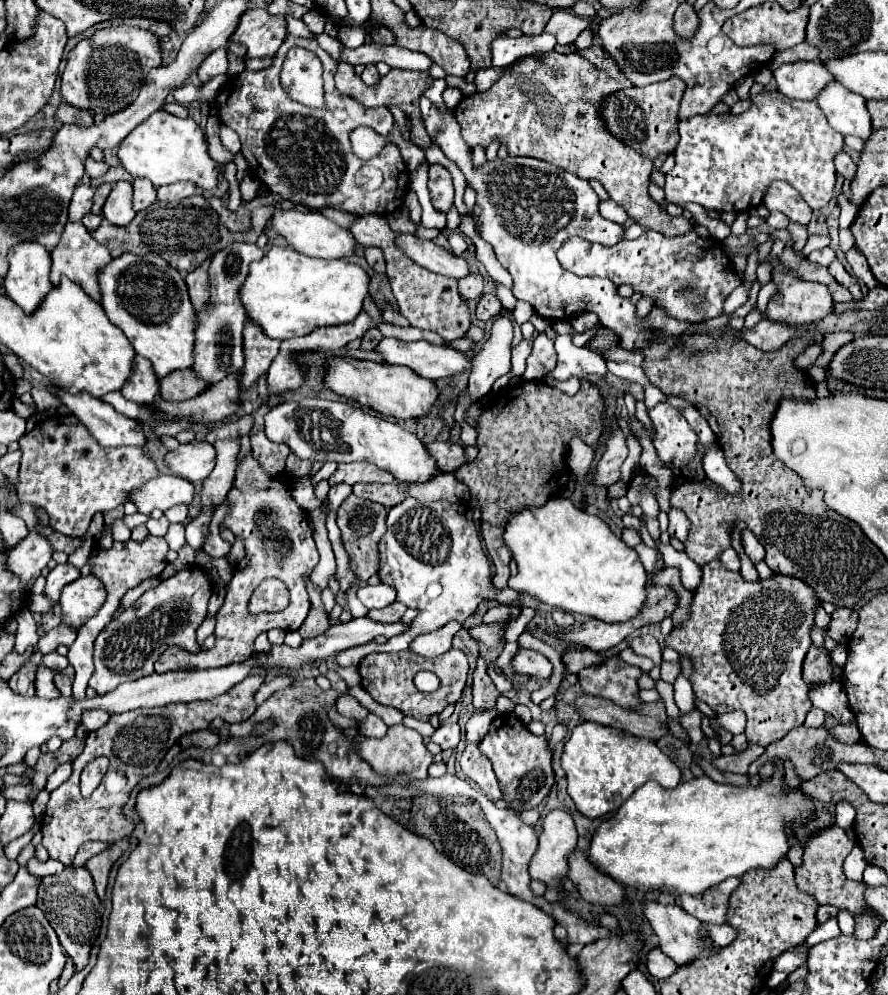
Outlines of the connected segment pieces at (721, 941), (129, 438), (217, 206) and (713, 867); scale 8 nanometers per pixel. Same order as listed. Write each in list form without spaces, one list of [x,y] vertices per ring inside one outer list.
[[[702,925],[704,933],[710,935],[710,939],[714,941],[714,947],[726,947],[730,941],[736,939],[736,929],[730,927],[730,925],[718,925],[718,927],[712,927],[712,925]]]
[[[56,391],[56,397],[82,421],[86,423],[90,435],[100,445],[118,447],[118,445],[138,445],[142,447],[144,433],[138,421],[114,411],[110,403],[94,399],[92,395],[70,395],[66,391]]]
[[[210,197],[208,199],[210,207],[214,207],[214,211],[220,215],[222,219],[222,225],[226,229],[230,229],[232,233],[244,233],[244,231],[250,231],[252,227],[252,221],[250,221],[250,205],[240,205],[236,211],[230,211],[228,207],[222,205],[220,197]]]
[[[778,769],[772,781],[760,781],[760,787],[734,787],[714,783],[710,777],[694,777],[674,789],[664,789],[654,781],[638,787],[632,797],[618,809],[612,819],[604,819],[596,829],[588,861],[604,875],[638,891],[668,891],[672,895],[698,895],[728,877],[740,877],[756,867],[774,867],[788,853],[788,837],[784,825],[802,823],[810,819],[814,805],[800,793],[782,793],[784,781]]]

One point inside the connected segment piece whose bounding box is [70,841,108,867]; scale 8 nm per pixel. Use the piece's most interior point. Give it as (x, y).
(88, 850)

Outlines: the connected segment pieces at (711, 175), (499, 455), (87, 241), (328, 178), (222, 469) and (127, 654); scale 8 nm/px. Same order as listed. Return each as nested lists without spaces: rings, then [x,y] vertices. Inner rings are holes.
[[[764,91],[749,97],[752,107],[742,115],[694,115],[678,125],[680,143],[674,151],[676,167],[666,175],[666,199],[670,203],[698,203],[714,211],[746,211],[760,205],[760,193],[776,179],[788,181],[800,191],[810,209],[822,209],[834,197],[834,155],[844,149],[844,137],[830,127],[814,101],[794,101],[778,91]]]
[[[582,379],[580,383],[582,387],[576,395],[566,395],[544,381],[522,381],[518,385],[508,385],[498,391],[498,395],[494,393],[476,419],[478,457],[470,465],[462,465],[454,471],[454,477],[470,489],[470,499],[478,503],[482,521],[494,527],[482,531],[482,537],[496,565],[496,575],[492,577],[496,589],[506,589],[510,579],[508,563],[512,555],[502,541],[504,523],[510,511],[544,505],[548,499],[562,495],[556,491],[562,491],[570,479],[566,463],[570,439],[578,435],[586,445],[598,449],[600,437],[606,431],[602,419],[606,413],[606,399],[602,389],[588,379]]]
[[[66,223],[60,243],[58,247],[54,247],[52,251],[52,273],[50,273],[50,281],[52,285],[60,283],[60,277],[66,275],[70,281],[78,283],[94,301],[100,301],[100,291],[98,291],[98,281],[96,281],[96,273],[98,269],[102,269],[108,261],[110,261],[110,251],[106,247],[102,247],[98,241],[92,239],[90,231],[82,225],[82,223]]]
[[[288,35],[268,69],[246,69],[220,89],[216,97],[218,119],[222,125],[238,133],[242,141],[242,155],[246,157],[252,175],[266,183],[272,193],[280,193],[284,199],[310,209],[336,207],[356,215],[392,213],[402,205],[404,193],[408,191],[408,167],[398,145],[388,143],[376,159],[362,161],[352,153],[348,137],[360,125],[368,125],[380,135],[390,135],[394,117],[386,107],[368,109],[350,97],[342,97],[334,87],[336,67],[338,61],[314,39]],[[294,45],[312,49],[324,63],[324,109],[304,107],[292,101],[280,87],[280,67],[288,49]]]
[[[216,441],[214,443],[218,451],[216,467],[214,471],[204,479],[204,489],[202,489],[202,505],[220,505],[222,499],[228,495],[232,481],[234,481],[234,471],[236,471],[236,455],[240,451],[240,441]]]
[[[186,567],[176,575],[164,579],[158,587],[146,591],[130,609],[110,621],[94,643],[96,671],[90,679],[90,687],[104,695],[116,689],[120,683],[136,681],[154,673],[154,661],[168,645],[184,647],[190,653],[200,653],[196,641],[196,629],[206,617],[206,607],[212,597],[212,583],[200,567]]]

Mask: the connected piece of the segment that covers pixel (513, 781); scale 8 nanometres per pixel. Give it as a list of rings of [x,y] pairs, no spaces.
[[[500,713],[486,737],[480,741],[480,751],[492,761],[494,773],[498,777],[502,799],[506,807],[520,813],[538,807],[554,785],[552,771],[552,751],[546,745],[546,737],[532,735],[514,713]]]

